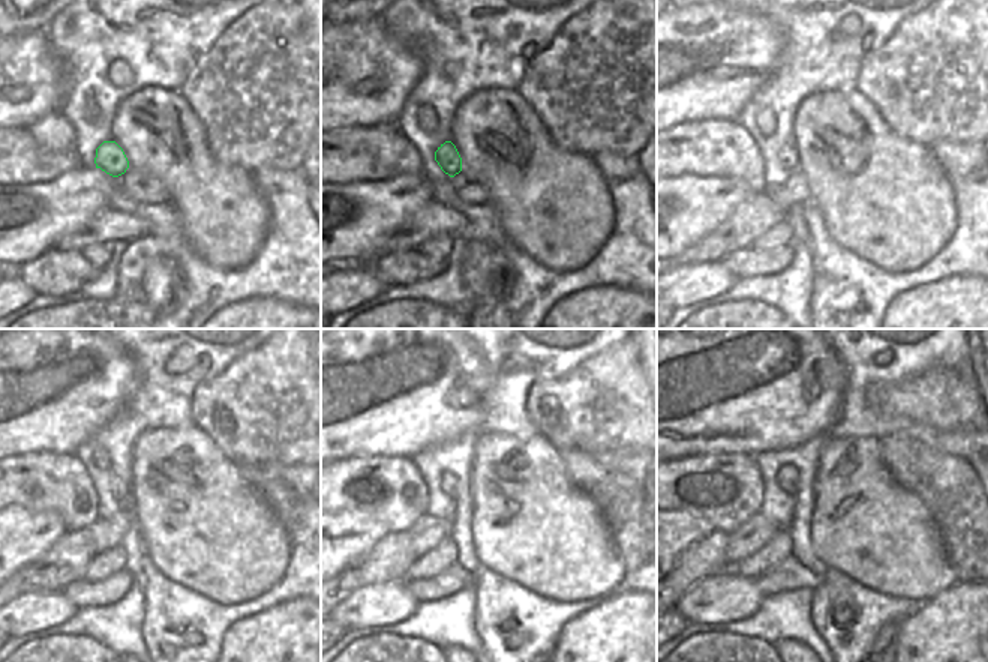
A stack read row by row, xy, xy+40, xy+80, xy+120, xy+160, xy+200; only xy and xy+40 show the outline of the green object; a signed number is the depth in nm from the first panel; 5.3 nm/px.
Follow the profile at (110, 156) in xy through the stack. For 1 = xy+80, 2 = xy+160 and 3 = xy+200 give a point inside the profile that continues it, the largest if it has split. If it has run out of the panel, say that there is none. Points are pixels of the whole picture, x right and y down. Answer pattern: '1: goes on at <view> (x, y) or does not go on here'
1: goes on at xy+80 (787, 156)
2: goes on at xy+160 (449, 481)
3: goes on at xy+200 (787, 476)

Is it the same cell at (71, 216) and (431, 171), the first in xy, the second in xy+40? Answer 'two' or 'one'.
two

